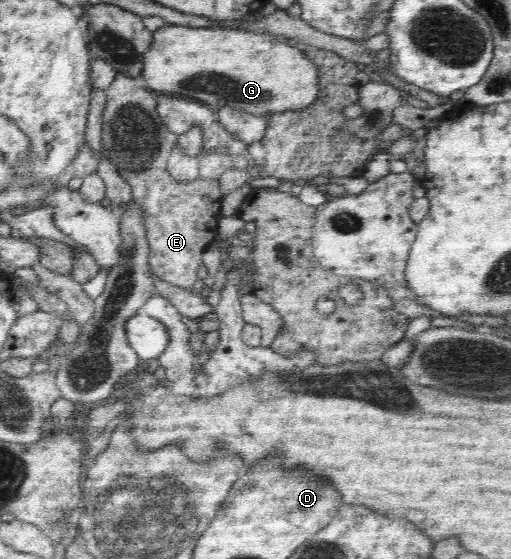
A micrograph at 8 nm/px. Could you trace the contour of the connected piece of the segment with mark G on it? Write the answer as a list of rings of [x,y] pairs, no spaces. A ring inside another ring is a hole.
[[[166,24],[156,32],[153,32],[154,42],[144,54],[144,70],[142,70],[142,82],[148,91],[163,91],[176,98],[198,101],[204,105],[210,104],[211,107],[229,107],[244,111],[250,115],[264,117],[266,123],[269,117],[275,113],[286,113],[287,111],[299,112],[313,103],[317,102],[319,96],[318,67],[314,66],[313,61],[305,54],[305,51],[298,50],[298,47],[290,46],[286,38],[276,36],[270,33],[258,33],[248,29],[226,29],[226,28],[208,28],[208,27],[186,27]]]

